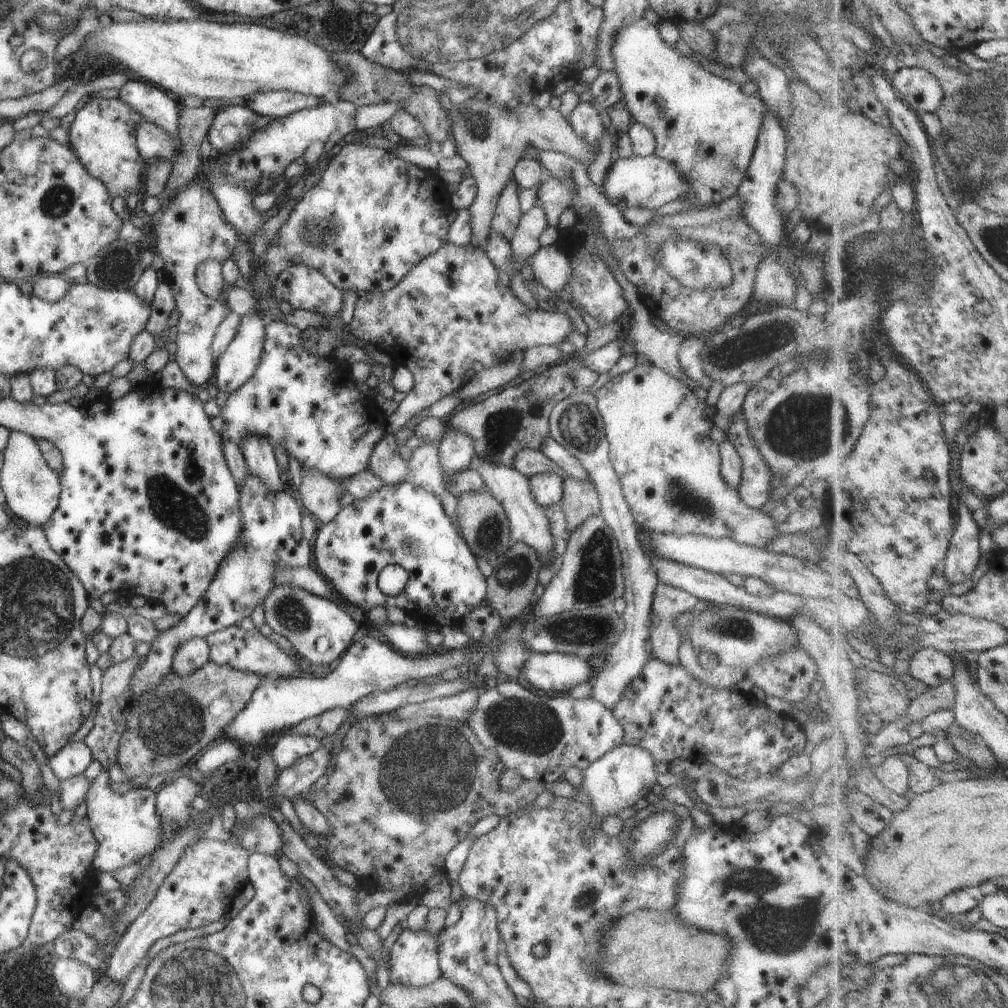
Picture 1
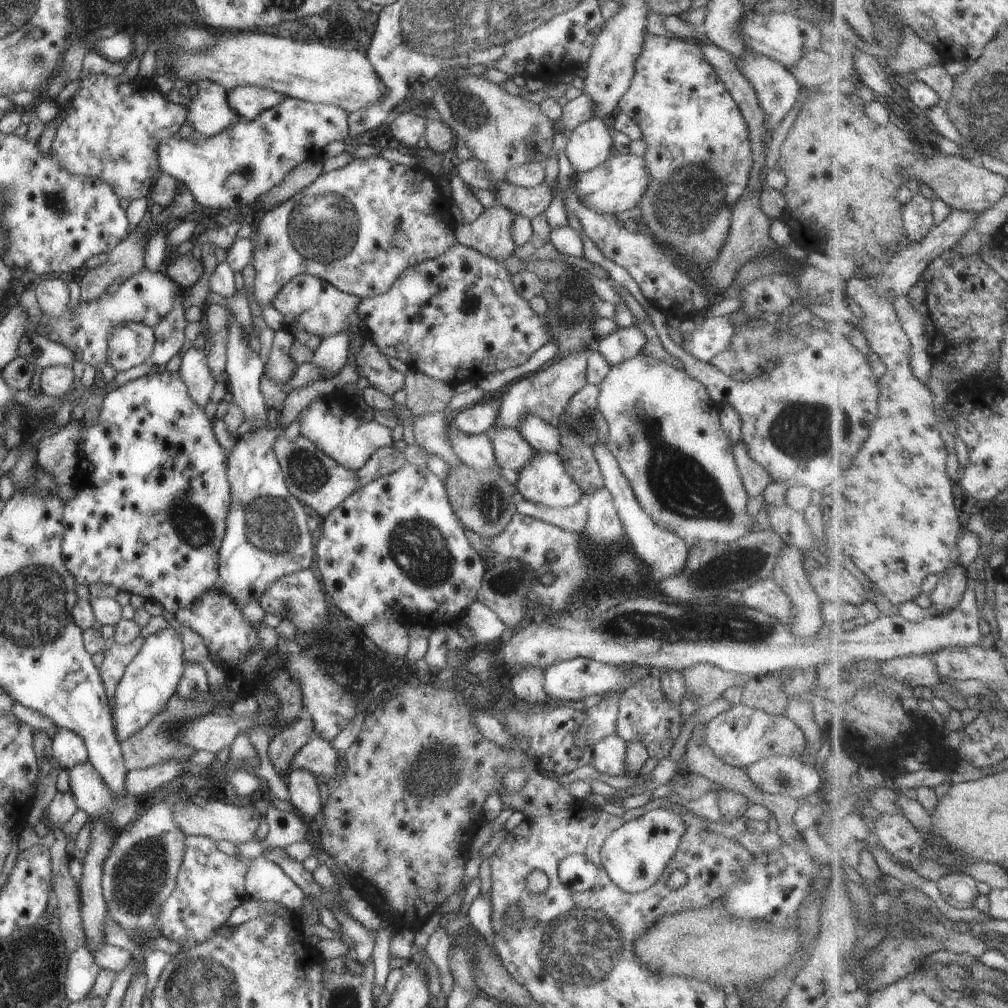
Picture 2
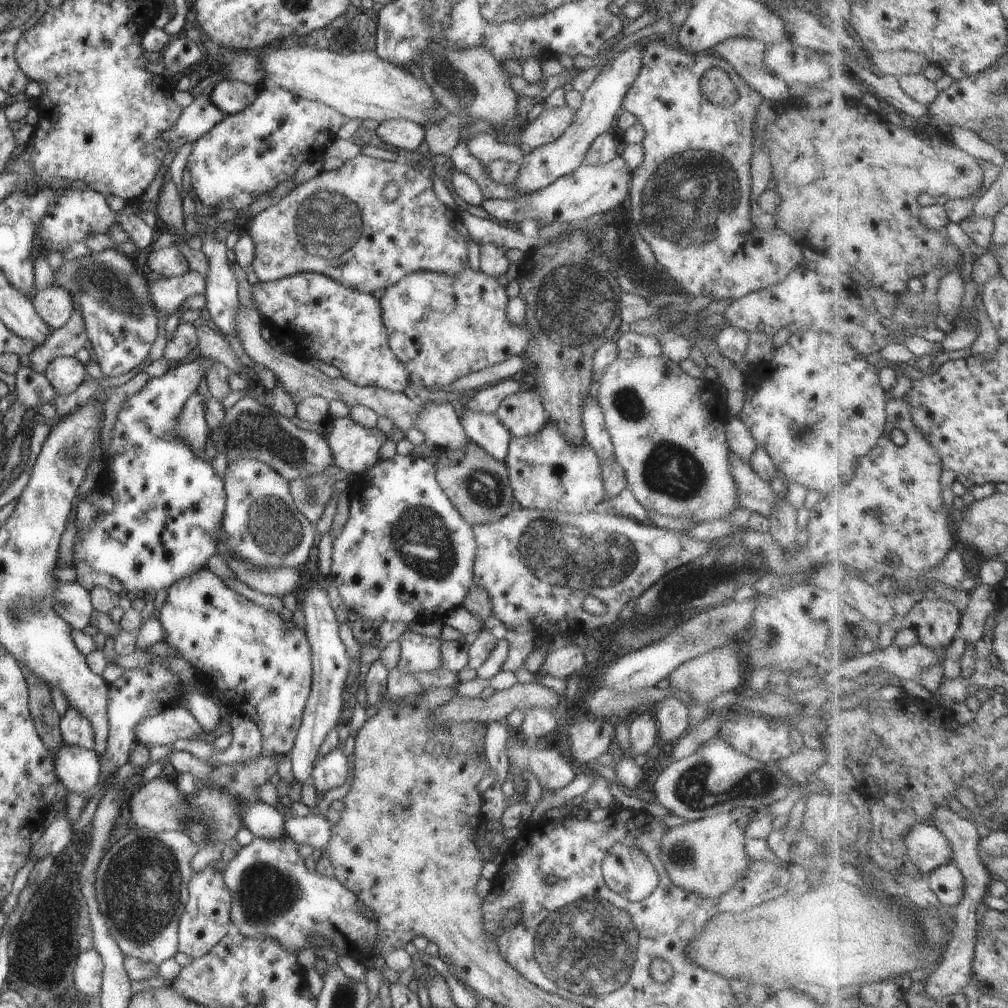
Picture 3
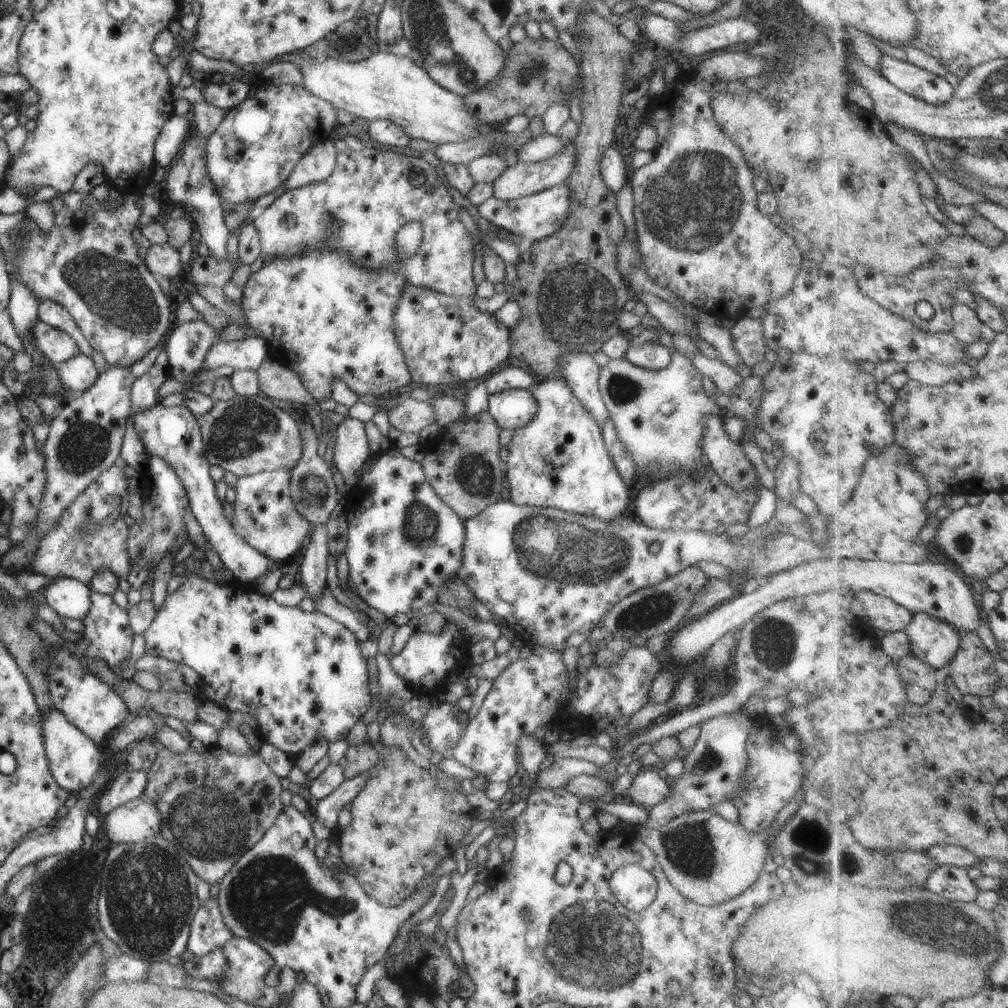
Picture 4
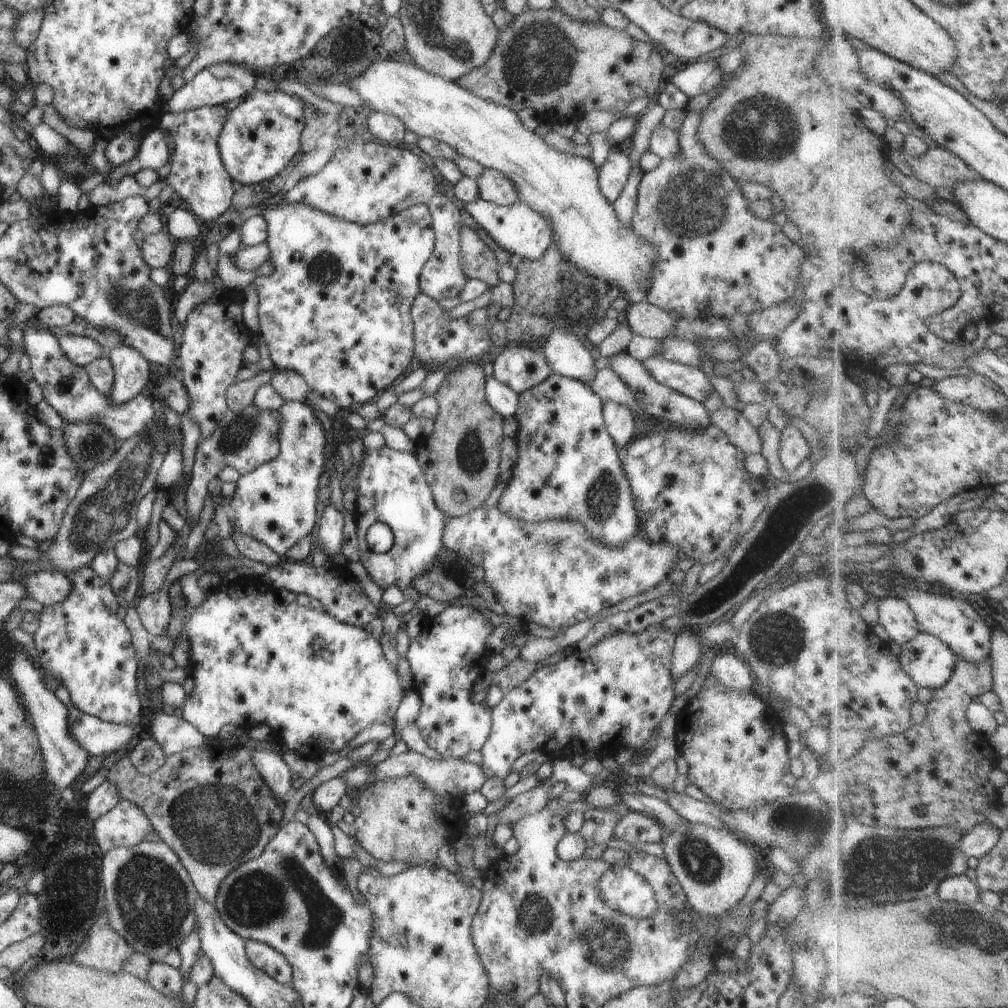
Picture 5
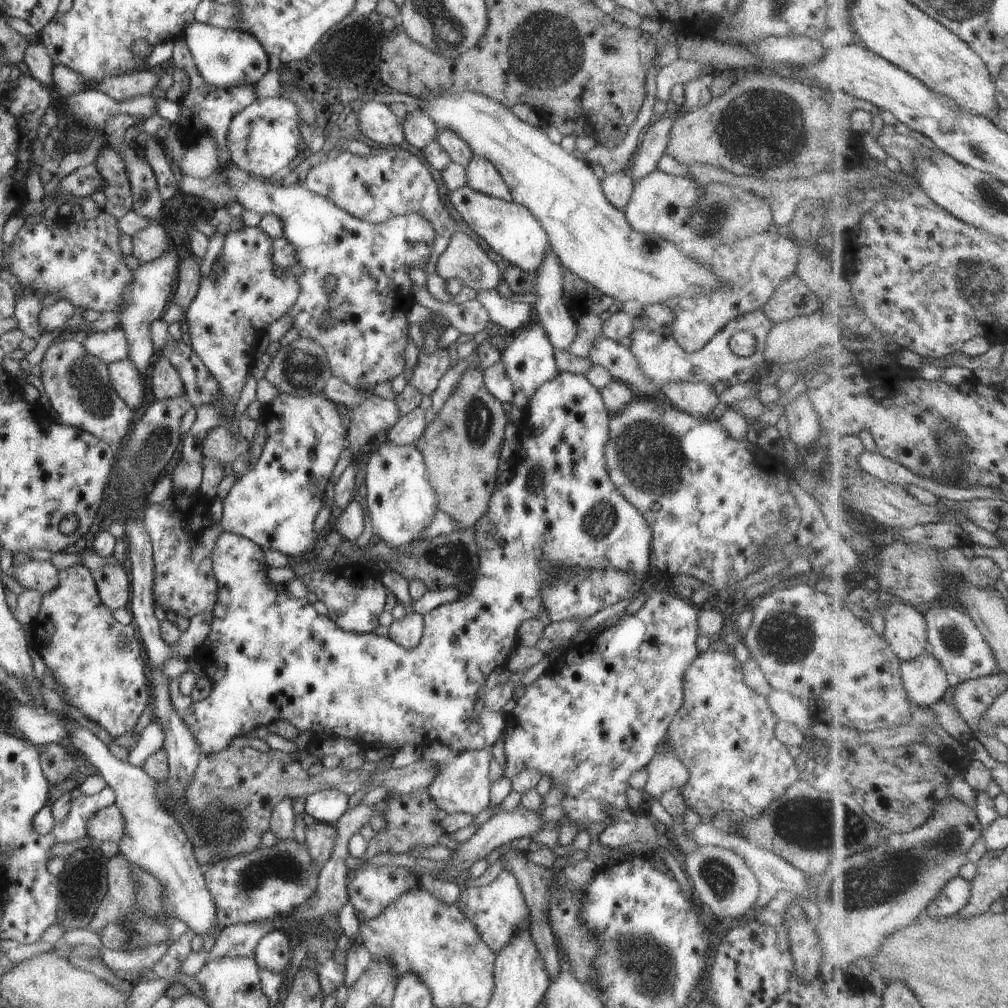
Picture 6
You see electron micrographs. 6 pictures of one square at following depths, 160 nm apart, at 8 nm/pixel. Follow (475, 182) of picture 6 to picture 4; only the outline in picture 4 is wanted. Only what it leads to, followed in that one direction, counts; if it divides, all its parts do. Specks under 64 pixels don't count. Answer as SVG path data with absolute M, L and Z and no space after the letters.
M567 140L563 150L551 158L509 165L493 180L492 197L507 201L562 184L573 170L573 160L575 146L573 140Z

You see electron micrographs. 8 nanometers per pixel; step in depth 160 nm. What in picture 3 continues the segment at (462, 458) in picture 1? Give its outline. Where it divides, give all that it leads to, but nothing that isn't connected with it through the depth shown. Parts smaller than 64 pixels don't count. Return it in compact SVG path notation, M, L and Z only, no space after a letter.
M505 378L496 385L478 390L475 394L471 393L471 399L465 404L465 409L471 412L494 413L501 400L513 396L518 389L519 384L513 378Z

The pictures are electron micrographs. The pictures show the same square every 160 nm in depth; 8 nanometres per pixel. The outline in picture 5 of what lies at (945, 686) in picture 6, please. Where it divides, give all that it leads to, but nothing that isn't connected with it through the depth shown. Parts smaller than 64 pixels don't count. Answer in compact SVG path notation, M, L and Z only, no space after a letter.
M925 631L901 646L899 660L903 670L919 688L944 687L950 682L958 656L941 639Z

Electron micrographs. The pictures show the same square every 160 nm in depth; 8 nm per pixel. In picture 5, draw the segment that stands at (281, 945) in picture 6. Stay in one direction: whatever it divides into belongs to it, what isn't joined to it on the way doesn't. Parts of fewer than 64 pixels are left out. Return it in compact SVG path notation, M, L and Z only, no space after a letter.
M247 940L244 954L249 962L265 974L271 975L279 984L291 986L291 965L285 957L264 942Z

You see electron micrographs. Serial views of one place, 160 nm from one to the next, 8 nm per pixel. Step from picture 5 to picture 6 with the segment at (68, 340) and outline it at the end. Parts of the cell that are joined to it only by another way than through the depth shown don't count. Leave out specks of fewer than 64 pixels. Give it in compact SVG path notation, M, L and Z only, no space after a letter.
M111 327L101 332L95 331L80 342L86 351L107 364L125 359L128 355L126 338L121 327Z

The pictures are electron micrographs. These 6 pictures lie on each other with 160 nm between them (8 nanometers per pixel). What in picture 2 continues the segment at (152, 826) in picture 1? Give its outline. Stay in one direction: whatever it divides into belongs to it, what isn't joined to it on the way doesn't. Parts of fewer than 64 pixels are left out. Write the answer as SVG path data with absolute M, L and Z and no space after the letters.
M89 761L71 765L66 770L68 772L67 788L72 792L76 807L83 810L89 818L99 817L103 819L104 823L107 823L108 827L114 832L116 838L118 832L126 824L131 824L139 816L135 814L136 800L128 795L115 797L105 786L105 783L100 779L99 773L94 769L94 766L91 766Z

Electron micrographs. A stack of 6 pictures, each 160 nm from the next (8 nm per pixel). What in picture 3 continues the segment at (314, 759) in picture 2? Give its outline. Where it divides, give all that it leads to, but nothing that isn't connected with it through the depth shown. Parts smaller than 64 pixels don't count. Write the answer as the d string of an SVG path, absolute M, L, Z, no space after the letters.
M340 746L328 754L323 754L321 758L317 758L314 771L314 784L317 792L325 793L342 786L347 780L349 760Z

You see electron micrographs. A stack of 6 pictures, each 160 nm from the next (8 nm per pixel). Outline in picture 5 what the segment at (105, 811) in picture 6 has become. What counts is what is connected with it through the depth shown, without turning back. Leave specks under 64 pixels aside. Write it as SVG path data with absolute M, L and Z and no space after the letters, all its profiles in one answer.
M120 799L111 810L105 812L92 822L95 842L101 846L101 850L108 851L113 847L130 847L144 840L144 836L153 831L147 815L132 802Z

